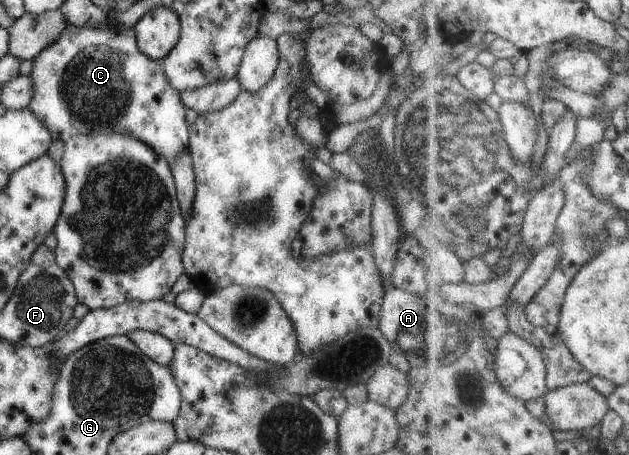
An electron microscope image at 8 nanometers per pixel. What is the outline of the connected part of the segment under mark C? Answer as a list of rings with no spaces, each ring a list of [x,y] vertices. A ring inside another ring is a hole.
[[[67,23],[63,31],[47,44],[39,53],[35,55],[31,62],[31,71],[29,77],[32,83],[32,98],[27,104],[27,109],[45,126],[52,138],[64,142],[66,139],[73,137],[75,134],[125,134],[133,139],[139,140],[141,143],[148,145],[154,149],[157,155],[164,157],[168,165],[171,164],[178,155],[184,150],[188,151],[188,124],[184,120],[184,105],[180,100],[179,93],[168,84],[167,78],[164,76],[161,63],[158,60],[149,59],[144,56],[138,49],[136,44],[136,35],[133,26],[121,26],[118,28],[113,26],[99,26],[98,28],[80,28]]]

